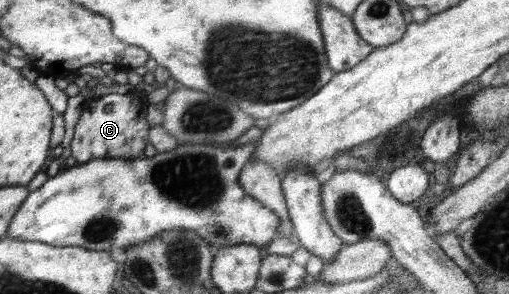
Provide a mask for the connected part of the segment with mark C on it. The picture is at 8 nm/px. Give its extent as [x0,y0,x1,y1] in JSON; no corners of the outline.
[72,92,152,162]

